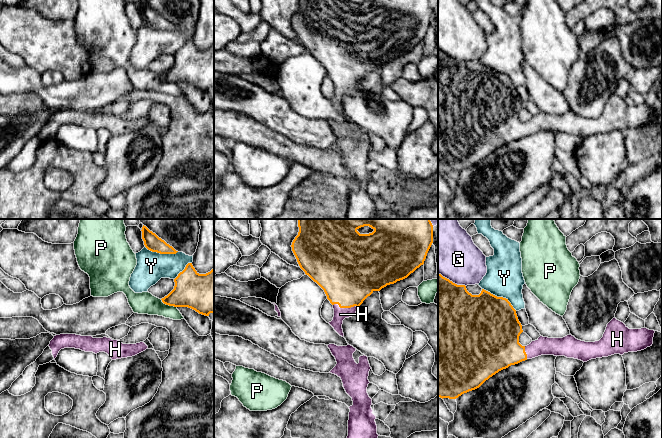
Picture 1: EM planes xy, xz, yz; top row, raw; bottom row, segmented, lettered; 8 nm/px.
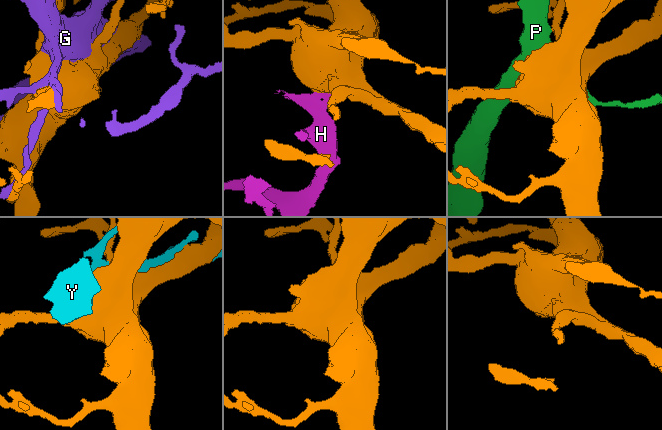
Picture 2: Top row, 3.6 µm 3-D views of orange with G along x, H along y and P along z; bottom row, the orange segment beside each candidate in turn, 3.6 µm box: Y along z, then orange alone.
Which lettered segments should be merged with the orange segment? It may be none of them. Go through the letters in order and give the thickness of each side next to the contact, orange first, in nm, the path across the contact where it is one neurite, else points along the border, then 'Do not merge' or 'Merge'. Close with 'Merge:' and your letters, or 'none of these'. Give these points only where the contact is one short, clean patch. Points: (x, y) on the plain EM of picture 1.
G: Thickness 500 nm (orange) against 400 nm. Do not merge
H: Thickness 460 nm (orange) against 100 nm. Path across: xz (348, 52), (345, 83), (340, 90). Merge
P: Thickness 280 nm (orange) against 180 nm. Do not merge
Y: Thickness 500 nm (orange) against 300 nm. Do not merge
Merge: H

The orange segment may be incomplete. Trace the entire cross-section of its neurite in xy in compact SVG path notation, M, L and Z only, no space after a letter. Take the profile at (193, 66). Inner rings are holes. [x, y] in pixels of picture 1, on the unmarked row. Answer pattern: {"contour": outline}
{"contour": "M188 39L174 55L174 58L174 65L161 75L164 80L174 83L188 83L205 92L214 89L214 44L206 50L199 50L192 39Z"}

